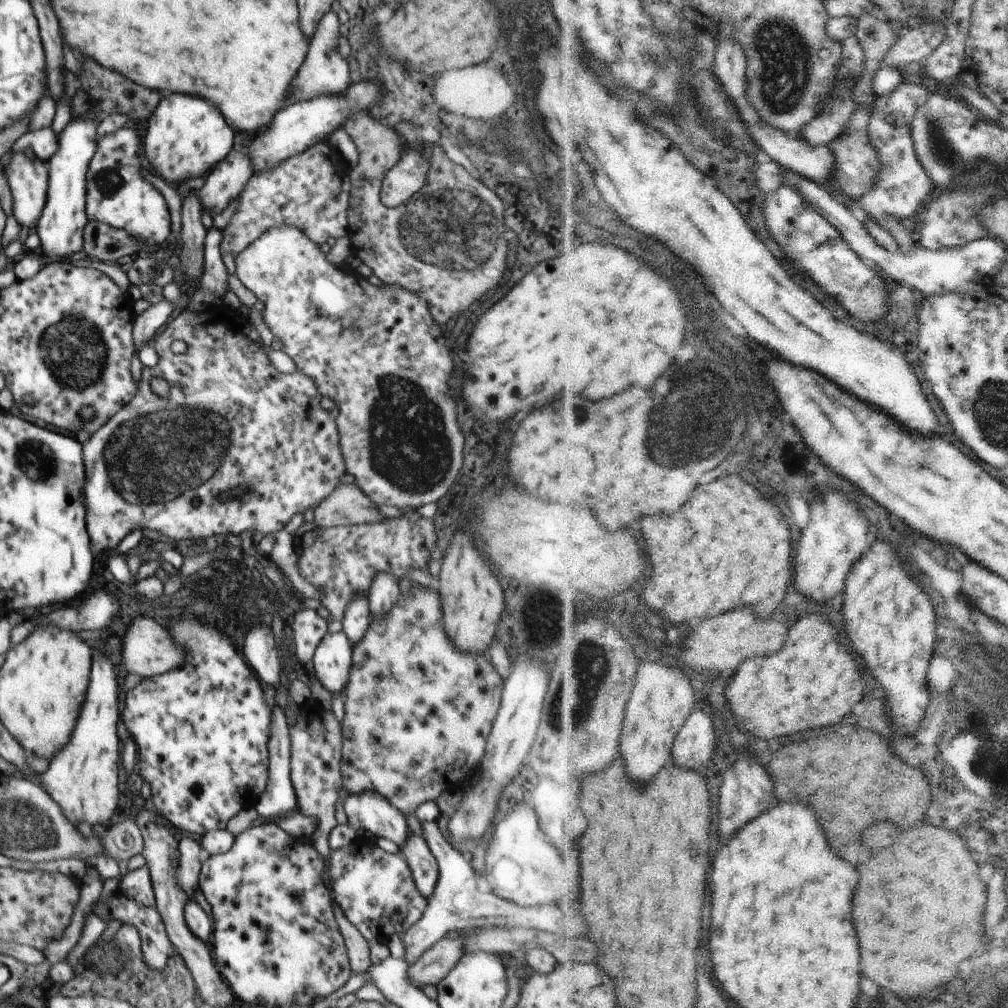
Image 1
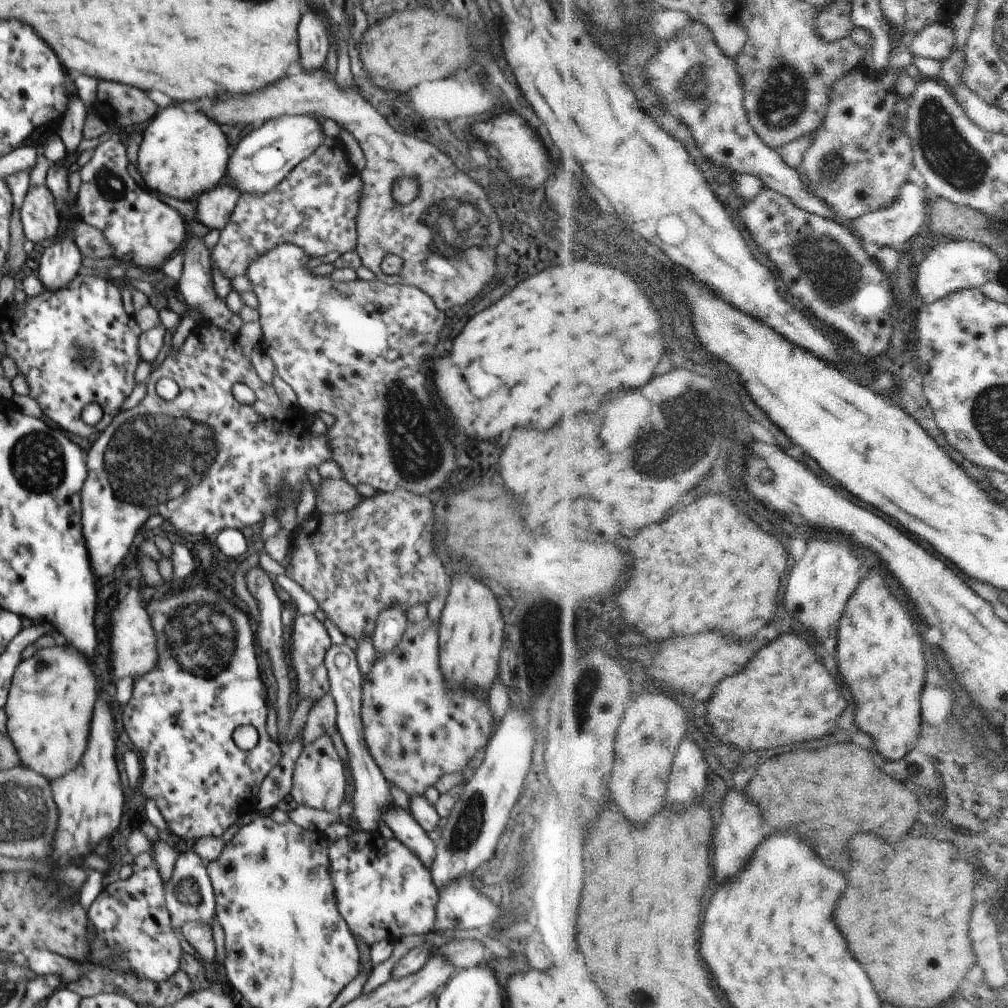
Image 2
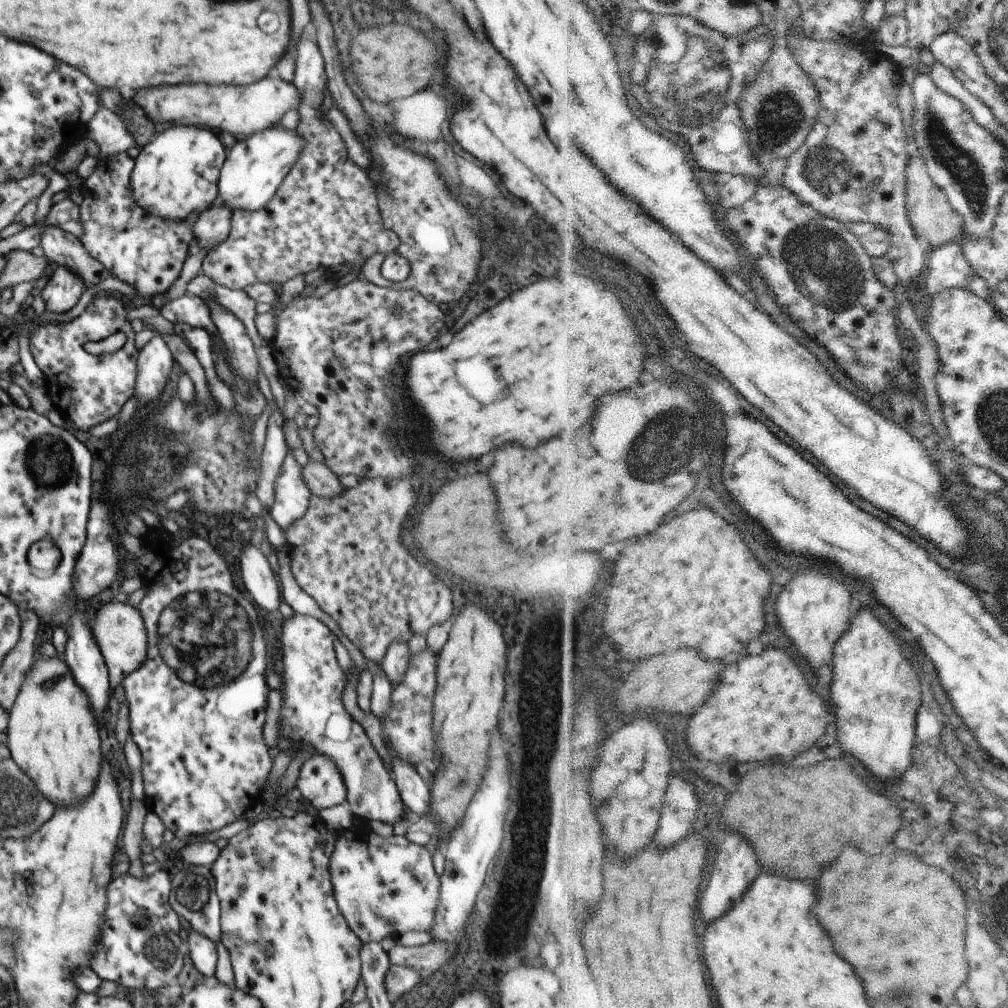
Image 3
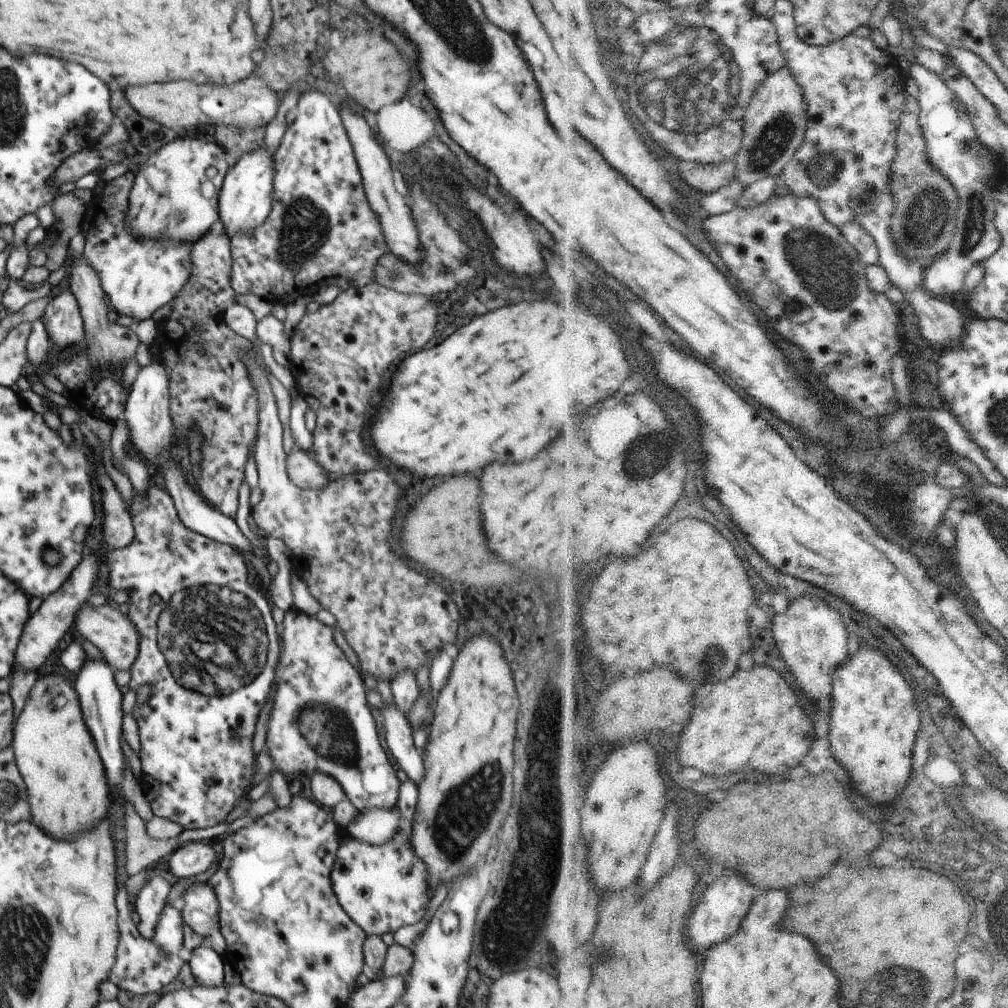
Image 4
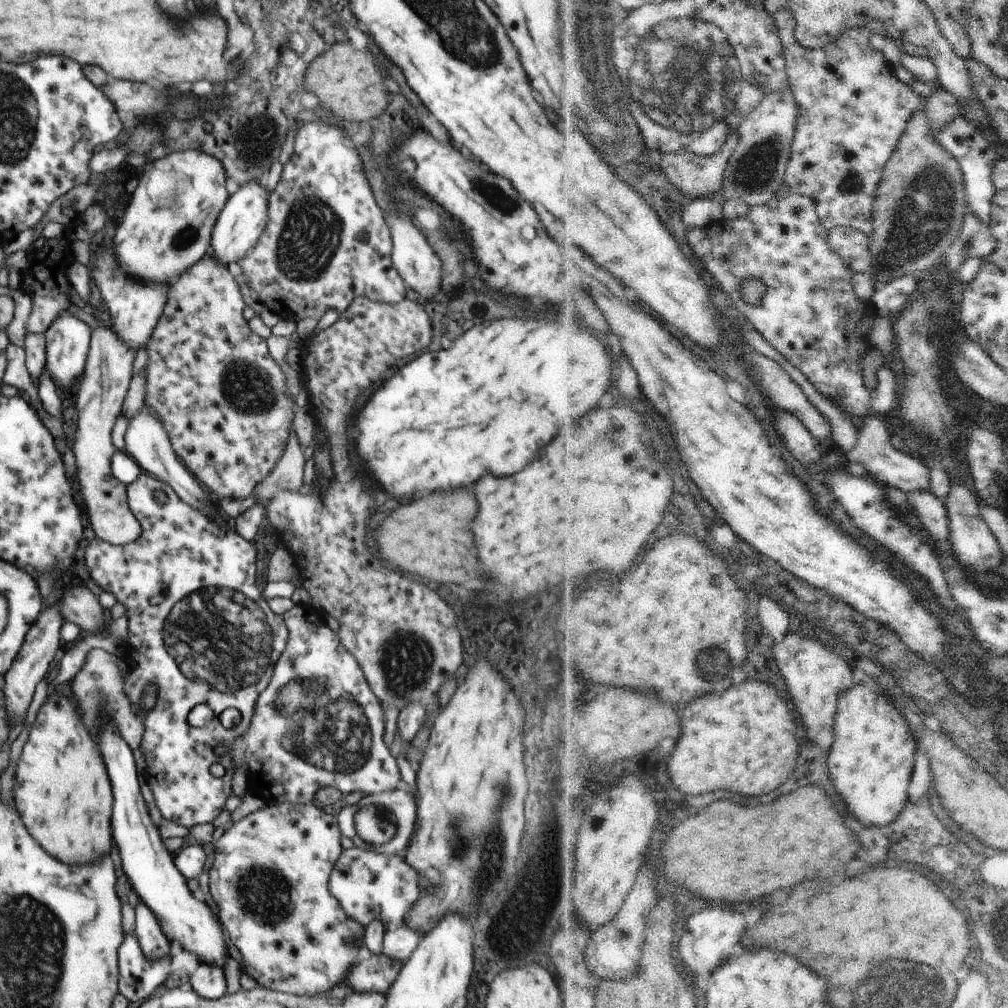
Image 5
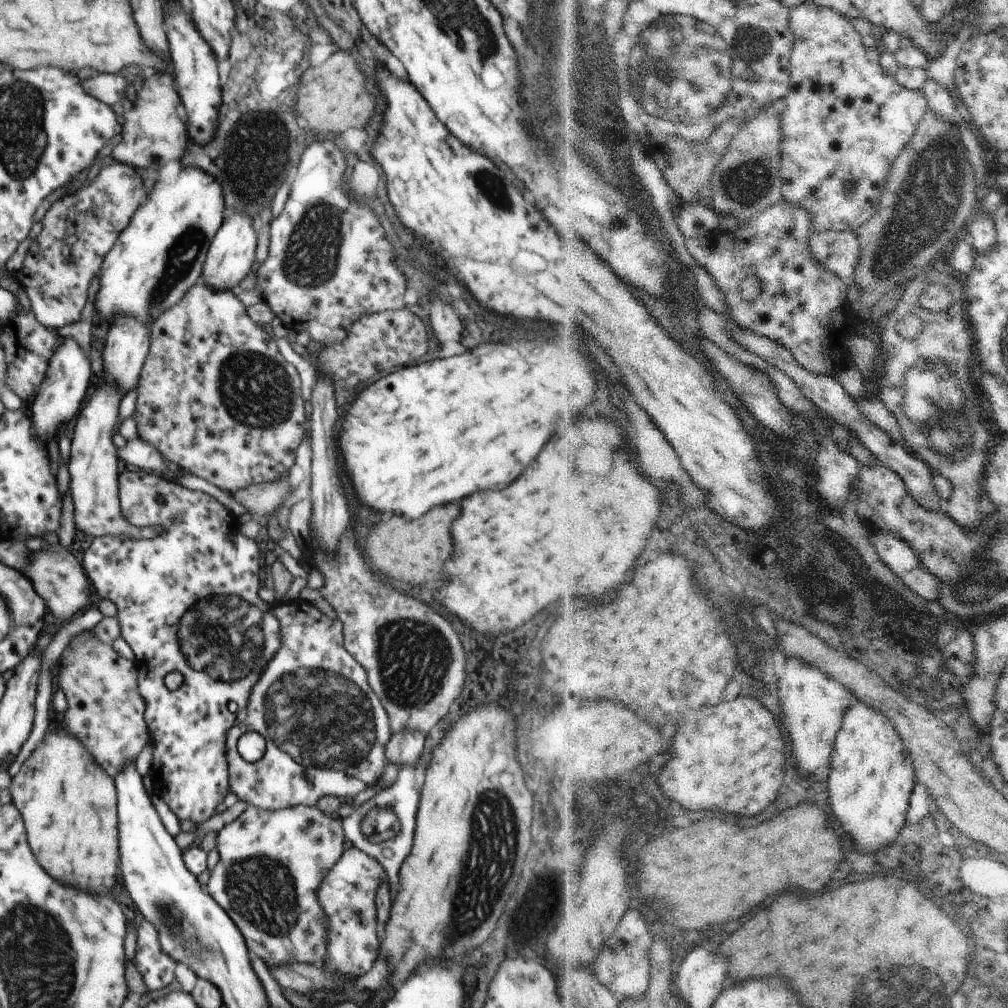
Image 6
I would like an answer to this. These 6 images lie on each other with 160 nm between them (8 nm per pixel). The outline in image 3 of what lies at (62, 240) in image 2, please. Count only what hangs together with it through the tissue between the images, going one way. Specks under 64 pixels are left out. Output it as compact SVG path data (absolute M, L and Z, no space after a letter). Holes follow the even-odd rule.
M59 266L46 287L42 289L41 297L50 312L62 314L76 306L86 289L78 275L70 272L70 269Z

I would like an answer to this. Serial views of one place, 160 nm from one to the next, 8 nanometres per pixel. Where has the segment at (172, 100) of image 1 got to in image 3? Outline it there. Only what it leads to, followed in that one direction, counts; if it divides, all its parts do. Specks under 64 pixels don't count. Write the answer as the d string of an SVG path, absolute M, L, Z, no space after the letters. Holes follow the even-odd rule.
M173 125L154 136L134 161L131 172L132 196L143 211L160 219L188 221L188 216L198 210L205 211L218 201L217 180L225 163L229 148L223 137L208 128L190 125ZM198 180L208 182L208 191L201 191Z

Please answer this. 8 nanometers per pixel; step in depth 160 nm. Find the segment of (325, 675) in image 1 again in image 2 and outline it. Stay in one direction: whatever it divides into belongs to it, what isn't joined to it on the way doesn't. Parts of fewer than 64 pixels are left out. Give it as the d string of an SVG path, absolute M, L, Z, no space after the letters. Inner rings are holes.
M331 644L326 650L324 658L324 668L330 680L330 690L336 709L338 710L338 718L336 718L336 727L340 732L343 744L348 753L351 773L354 778L354 791L352 804L354 804L354 818L349 823L354 827L356 834L360 831L374 831L378 829L378 824L382 821L382 812L390 810L393 804L393 797L390 793L389 784L384 780L380 768L376 766L366 740L364 740L364 730L362 730L362 720L360 718L360 708L362 708L362 676L356 654L348 644Z

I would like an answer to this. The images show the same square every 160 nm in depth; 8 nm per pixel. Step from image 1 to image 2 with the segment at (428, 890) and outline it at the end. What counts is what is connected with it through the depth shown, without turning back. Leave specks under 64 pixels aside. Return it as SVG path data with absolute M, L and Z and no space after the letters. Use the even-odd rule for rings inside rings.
M394 805L390 810L382 812L382 820L390 827L394 838L410 848L410 852L414 852L420 862L431 870L436 856L436 839L422 829L412 814Z

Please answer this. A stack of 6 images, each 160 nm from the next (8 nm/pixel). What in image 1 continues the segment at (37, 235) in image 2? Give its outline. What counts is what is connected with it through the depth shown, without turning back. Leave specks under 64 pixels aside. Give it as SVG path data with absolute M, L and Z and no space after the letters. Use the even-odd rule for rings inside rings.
M20 152L4 172L13 196L12 215L21 228L36 228L46 206L48 169L43 161L37 158L36 162L29 162L24 152Z

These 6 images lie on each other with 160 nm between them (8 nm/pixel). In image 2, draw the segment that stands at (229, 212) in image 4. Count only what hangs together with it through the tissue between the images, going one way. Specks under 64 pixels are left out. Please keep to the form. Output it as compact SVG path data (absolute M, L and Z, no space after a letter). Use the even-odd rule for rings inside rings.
M282 114L267 121L260 128L253 128L238 142L238 146L230 151L225 180L230 180L240 193L271 192L288 176L292 168L311 156L325 139L324 130L316 116Z

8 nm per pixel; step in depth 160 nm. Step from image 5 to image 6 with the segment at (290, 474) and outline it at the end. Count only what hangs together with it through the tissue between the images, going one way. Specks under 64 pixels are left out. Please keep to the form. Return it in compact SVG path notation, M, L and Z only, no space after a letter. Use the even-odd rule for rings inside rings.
M288 474L273 483L250 485L243 489L229 493L240 506L244 506L250 514L273 514L284 499L292 491L288 483Z

